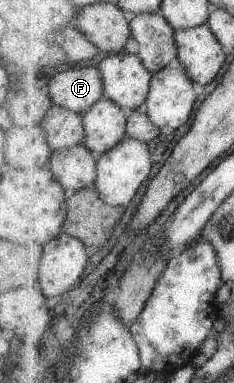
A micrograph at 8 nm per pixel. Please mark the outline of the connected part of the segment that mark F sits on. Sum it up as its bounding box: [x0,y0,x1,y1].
[36,63,105,115]

